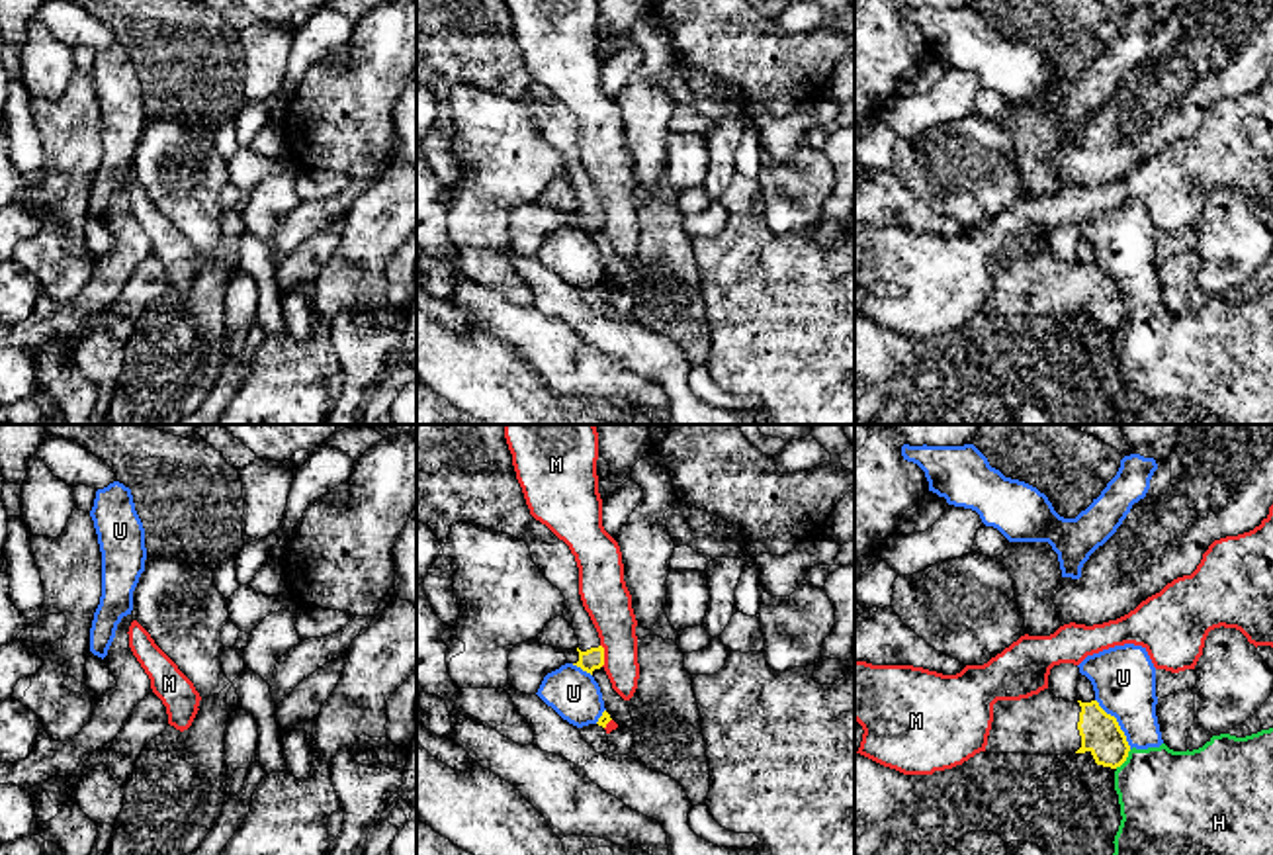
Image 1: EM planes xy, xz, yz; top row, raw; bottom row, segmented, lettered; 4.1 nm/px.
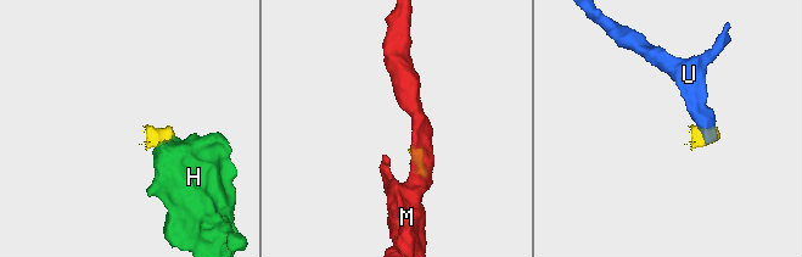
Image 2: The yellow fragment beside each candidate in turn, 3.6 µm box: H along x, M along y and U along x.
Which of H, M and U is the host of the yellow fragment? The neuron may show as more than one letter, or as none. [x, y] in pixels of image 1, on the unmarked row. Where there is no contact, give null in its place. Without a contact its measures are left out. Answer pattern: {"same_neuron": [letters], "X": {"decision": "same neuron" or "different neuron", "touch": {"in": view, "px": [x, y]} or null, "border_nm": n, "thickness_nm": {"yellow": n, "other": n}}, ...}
{"same_neuron": [], "H": {"decision": "different neuron", "touch": {"in": "yz", "px": [1125, 321]}, "border_nm": 100, "thickness_nm": {"yellow": 160, "other": 420}}, "M": {"decision": "different neuron", "touch": {"in": "xz", "px": [603, 218]}, "border_nm": 100, "thickness_nm": {"yellow": 90, "other": 190}}, "U": {"decision": "different neuron", "touch": {"in": "yz", "px": [1117, 284]}, "border_nm": 260, "thickness_nm": {"yellow": 160, "other": 260}}}

